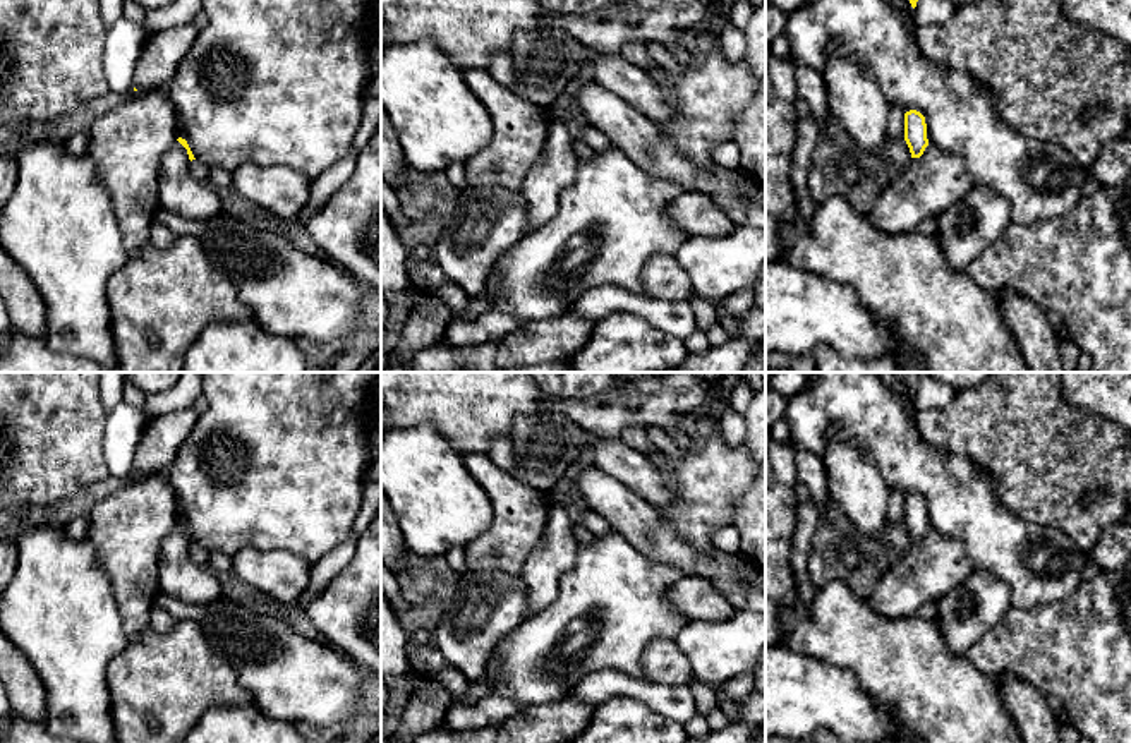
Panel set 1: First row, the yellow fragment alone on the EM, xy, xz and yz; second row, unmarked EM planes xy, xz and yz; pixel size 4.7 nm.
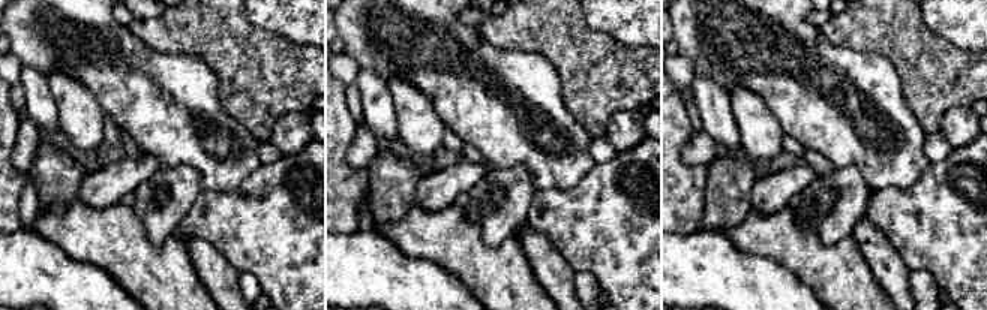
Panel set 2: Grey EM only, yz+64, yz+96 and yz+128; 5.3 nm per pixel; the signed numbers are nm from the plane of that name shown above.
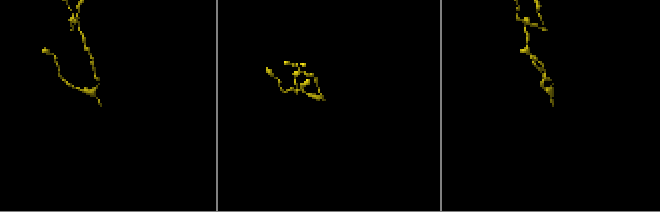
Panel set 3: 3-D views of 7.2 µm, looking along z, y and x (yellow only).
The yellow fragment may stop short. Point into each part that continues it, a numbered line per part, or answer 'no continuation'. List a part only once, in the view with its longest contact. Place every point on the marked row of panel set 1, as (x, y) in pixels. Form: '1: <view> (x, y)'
1: xy (199, 170)

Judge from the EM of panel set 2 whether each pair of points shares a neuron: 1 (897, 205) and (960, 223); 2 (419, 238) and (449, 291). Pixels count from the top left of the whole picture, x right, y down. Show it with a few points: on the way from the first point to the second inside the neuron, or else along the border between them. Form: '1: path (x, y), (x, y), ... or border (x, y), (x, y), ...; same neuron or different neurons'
1: path (912, 219), (924, 223), (945, 223); same neuron
2: border (399, 247), (446, 267), (461, 282); different neurons

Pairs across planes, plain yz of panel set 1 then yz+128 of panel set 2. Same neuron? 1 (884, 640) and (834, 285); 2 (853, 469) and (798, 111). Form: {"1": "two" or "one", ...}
{"1": "one", "2": "two"}

